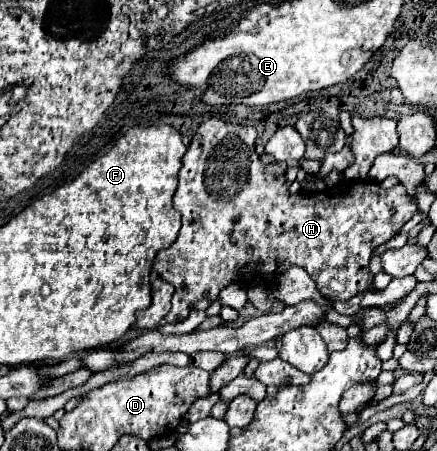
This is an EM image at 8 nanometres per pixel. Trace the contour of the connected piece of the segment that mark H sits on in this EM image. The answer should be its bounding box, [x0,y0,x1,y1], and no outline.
[153,118,417,322]

